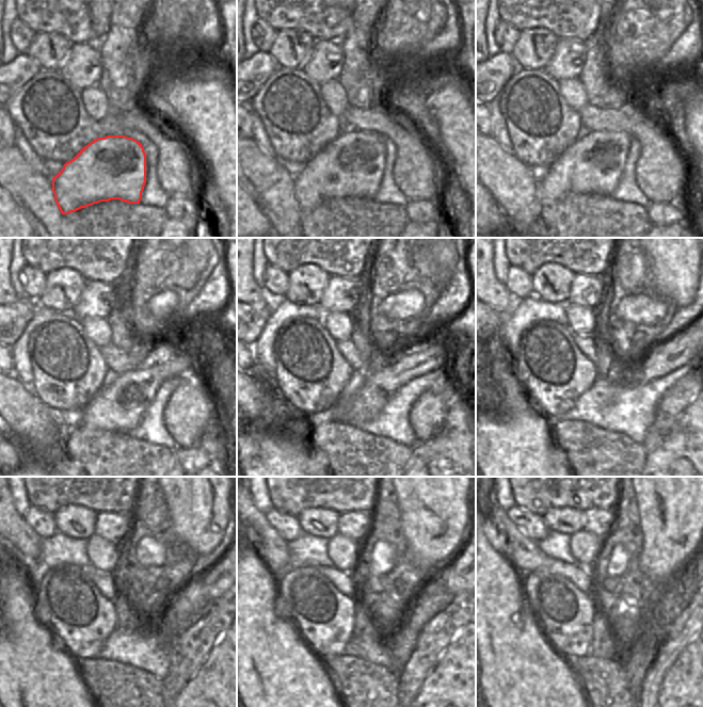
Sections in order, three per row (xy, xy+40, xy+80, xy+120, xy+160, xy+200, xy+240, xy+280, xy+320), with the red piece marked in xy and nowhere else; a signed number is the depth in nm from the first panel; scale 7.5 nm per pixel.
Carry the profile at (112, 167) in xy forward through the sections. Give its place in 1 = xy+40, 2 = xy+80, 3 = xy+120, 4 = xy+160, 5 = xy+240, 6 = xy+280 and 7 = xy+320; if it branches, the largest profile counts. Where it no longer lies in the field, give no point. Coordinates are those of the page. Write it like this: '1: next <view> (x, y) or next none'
1: next xy+40 (351, 165)
2: next xy+80 (593, 163)
3: next xy+120 (120, 406)
4: next xy+160 (421, 357)
5: next xy+240 (182, 609)
6: next xy+280 (433, 596)
7: next xy+320 (686, 594)

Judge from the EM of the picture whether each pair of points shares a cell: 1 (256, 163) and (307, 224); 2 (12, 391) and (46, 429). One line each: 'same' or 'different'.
1: different
2: same

